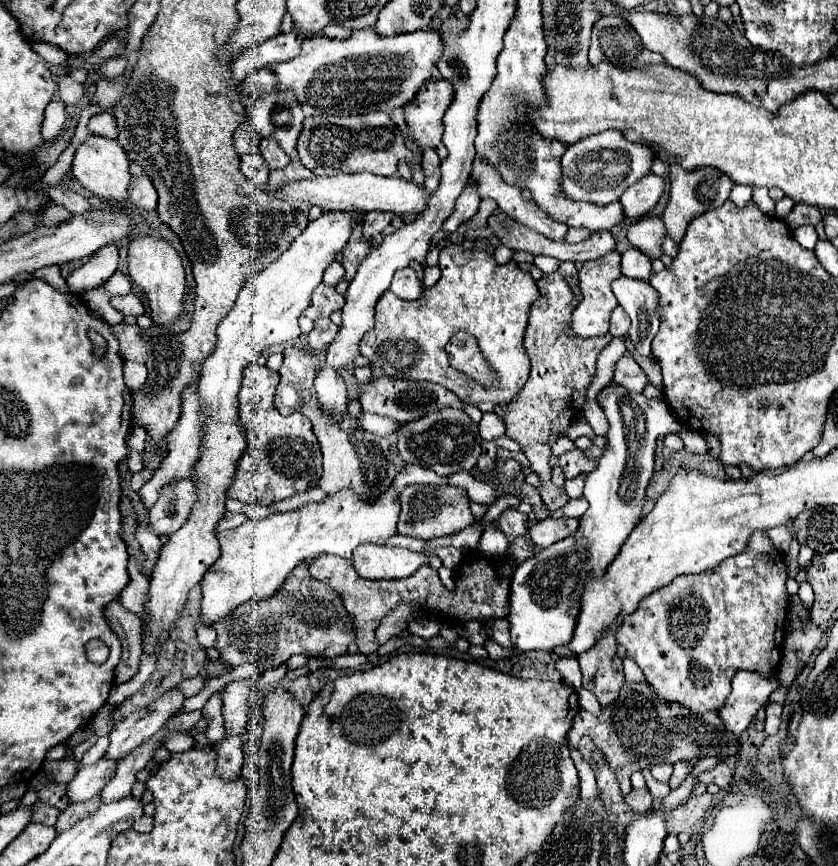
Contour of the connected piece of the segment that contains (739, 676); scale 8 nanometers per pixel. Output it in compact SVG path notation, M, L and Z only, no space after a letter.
M739 671L731 679L731 693L719 709L719 717L729 733L739 737L755 717L757 709L777 689L777 675L761 677L759 673Z

